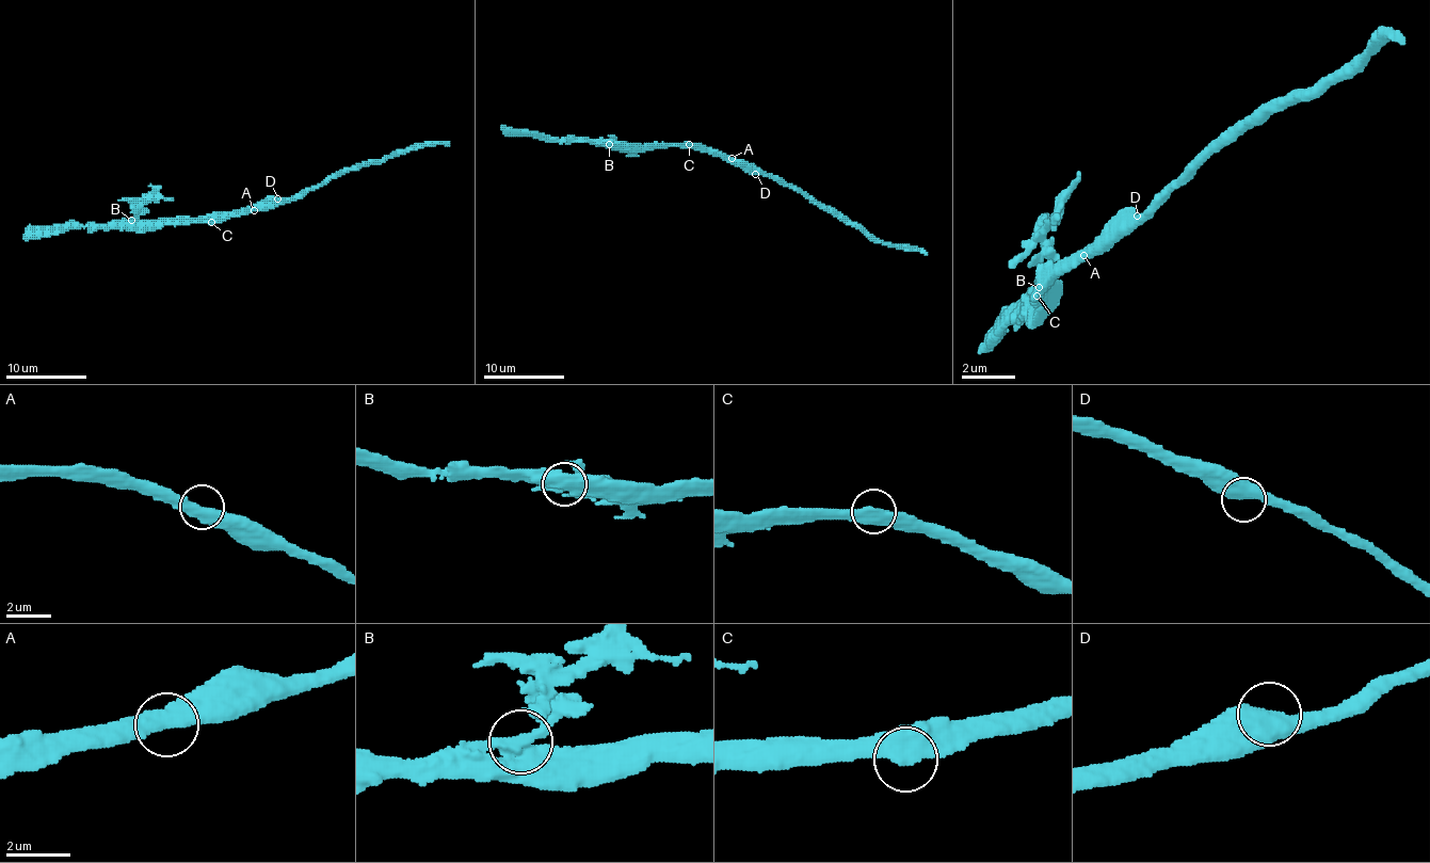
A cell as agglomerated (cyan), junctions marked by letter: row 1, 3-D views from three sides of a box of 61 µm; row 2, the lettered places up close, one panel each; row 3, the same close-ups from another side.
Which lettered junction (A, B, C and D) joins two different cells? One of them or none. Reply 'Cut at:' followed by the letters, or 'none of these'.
Cut at: B

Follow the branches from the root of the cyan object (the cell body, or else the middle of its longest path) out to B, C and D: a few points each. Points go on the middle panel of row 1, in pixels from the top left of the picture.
B: (729, 162), (693, 147), (608, 144)
C: (729, 162), (695, 149), (689, 144)
D: (729, 162), (743, 162), (755, 174)

